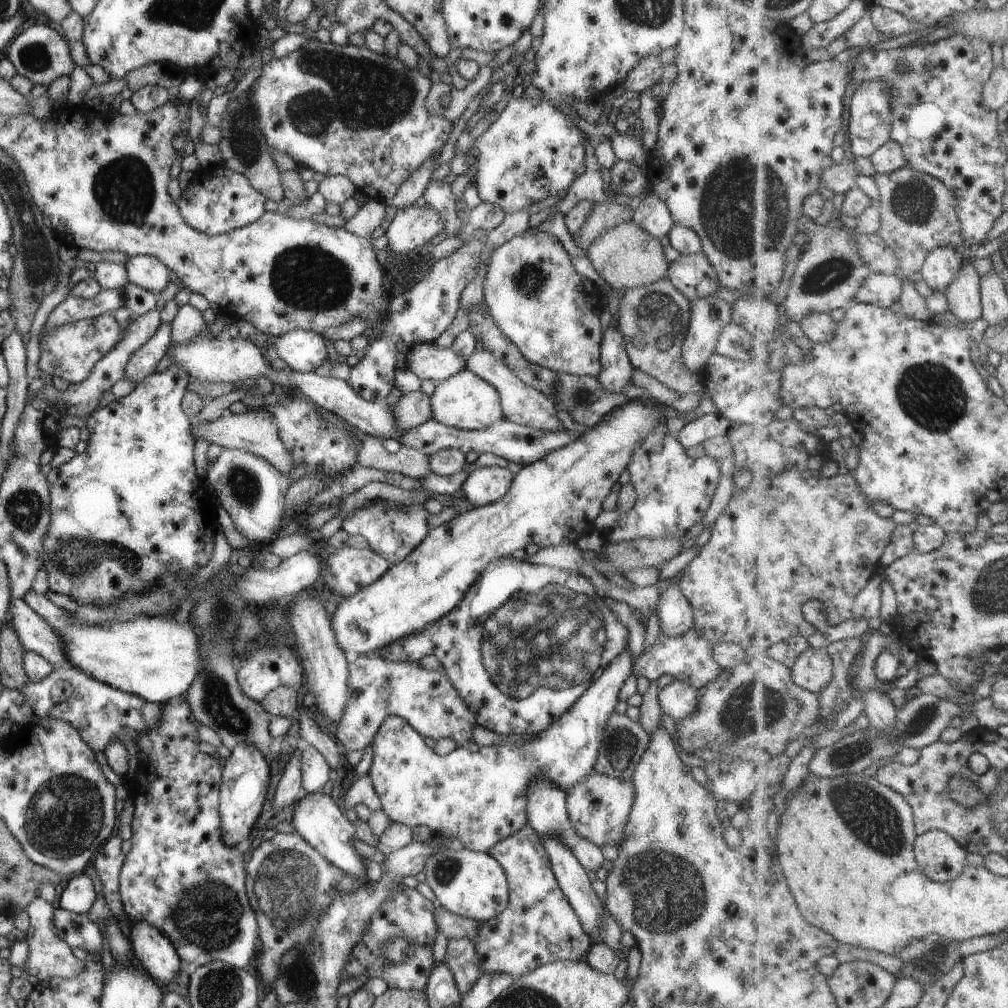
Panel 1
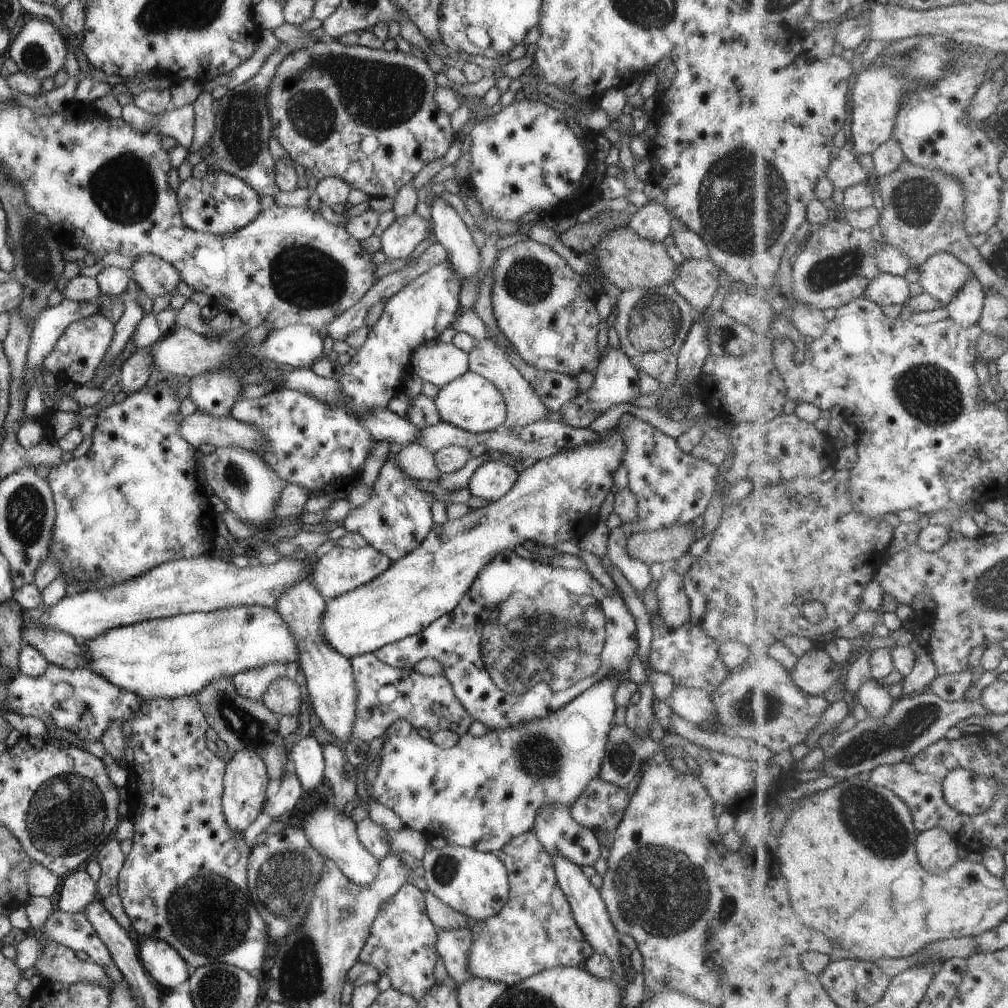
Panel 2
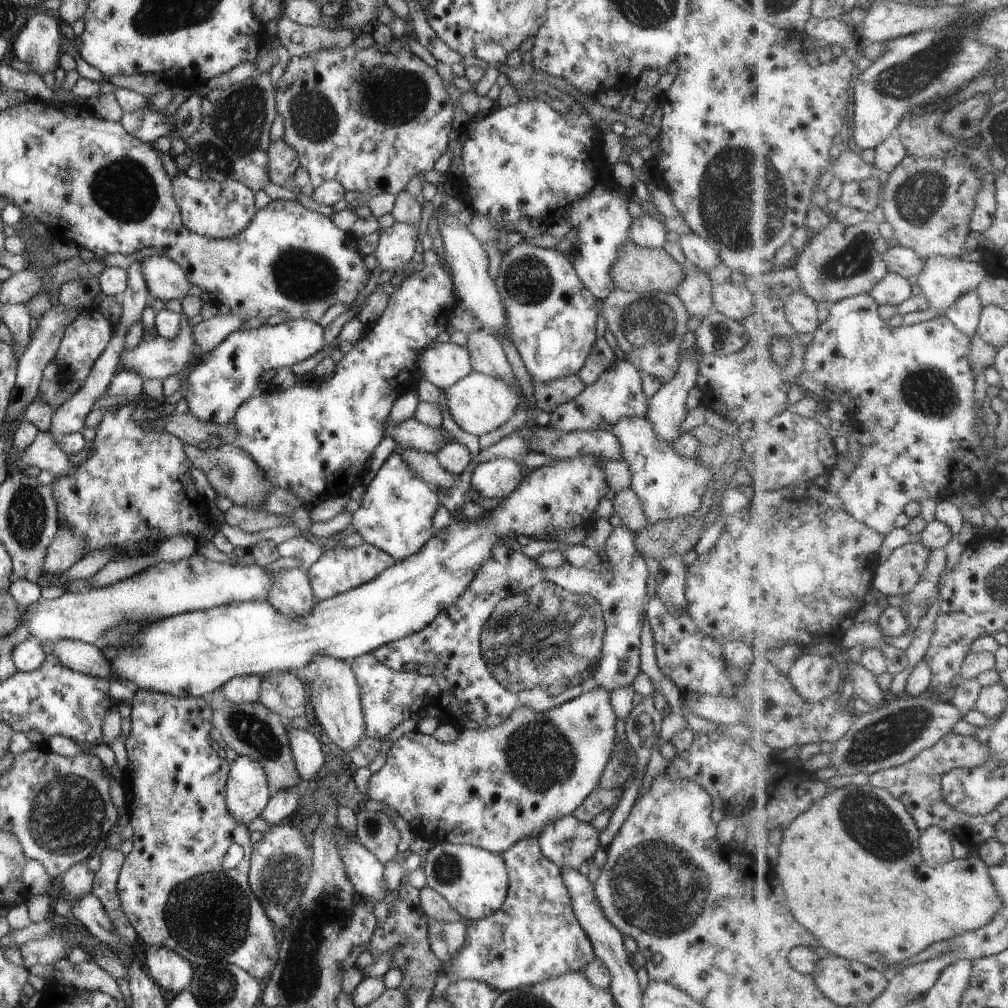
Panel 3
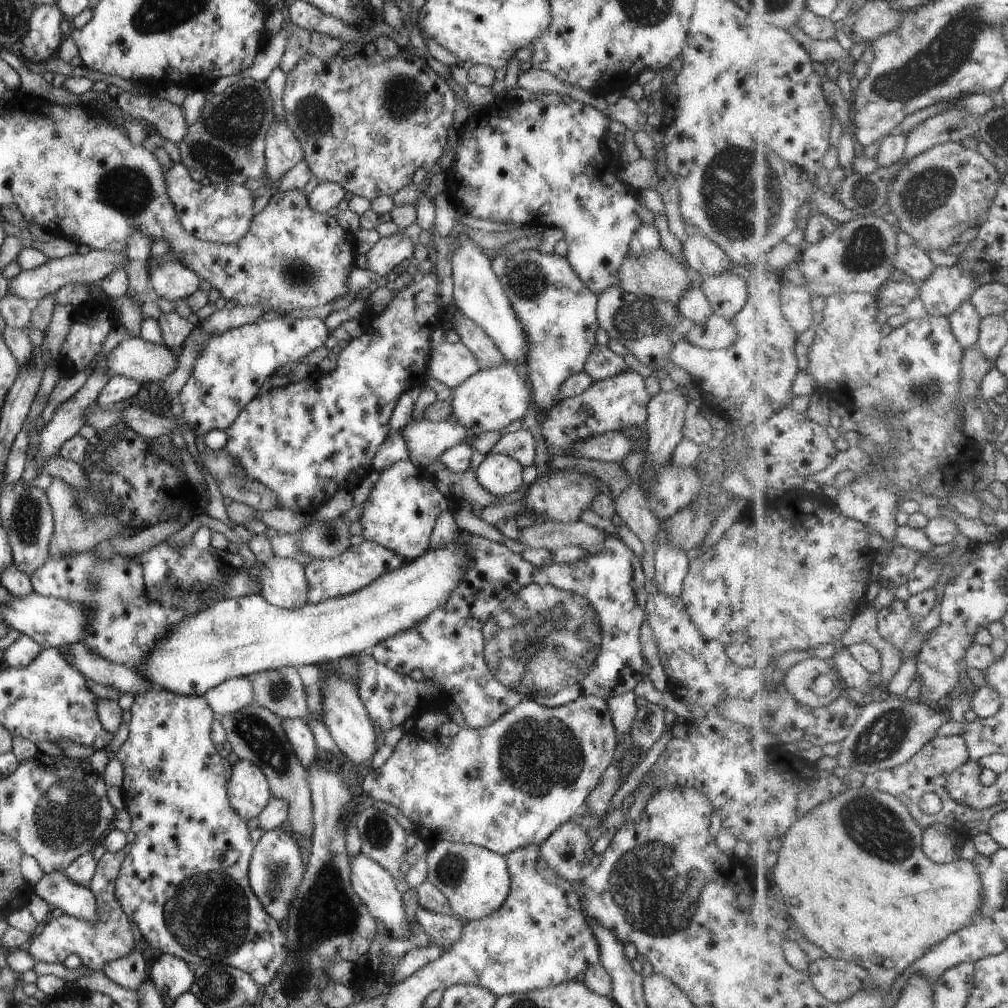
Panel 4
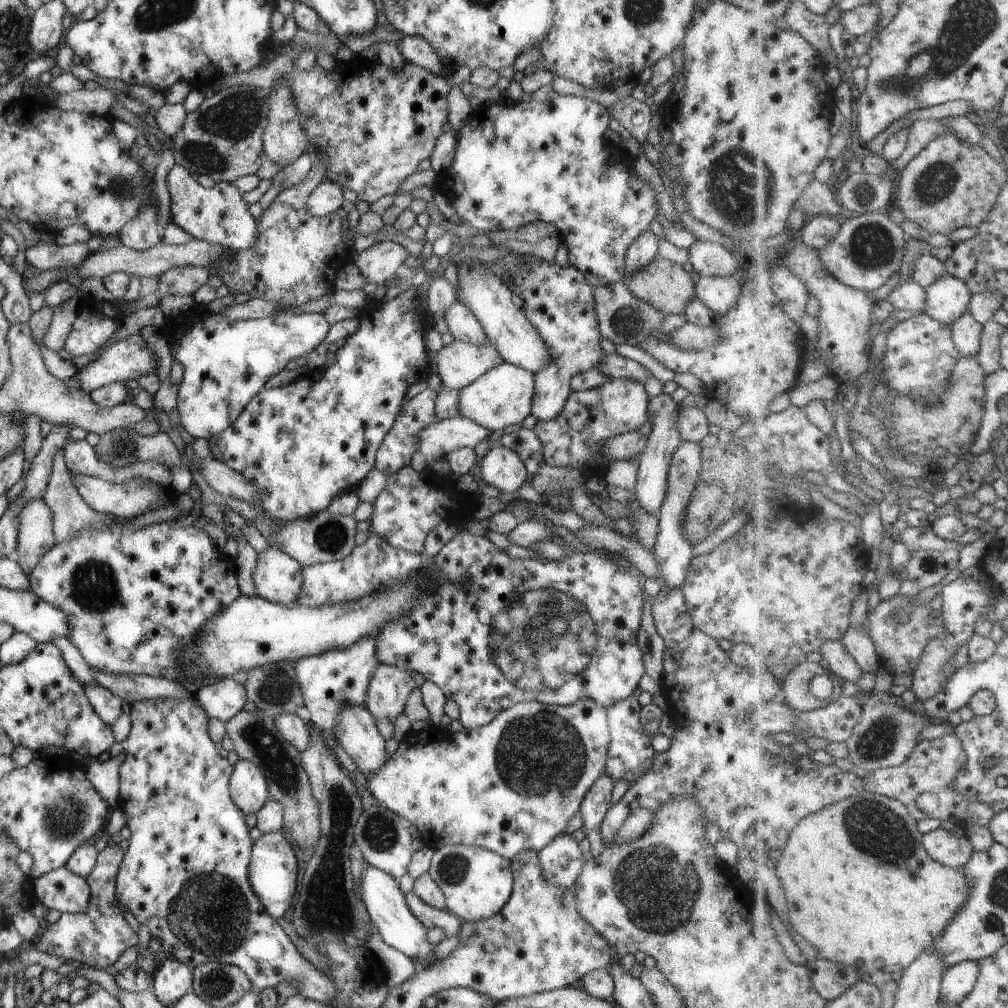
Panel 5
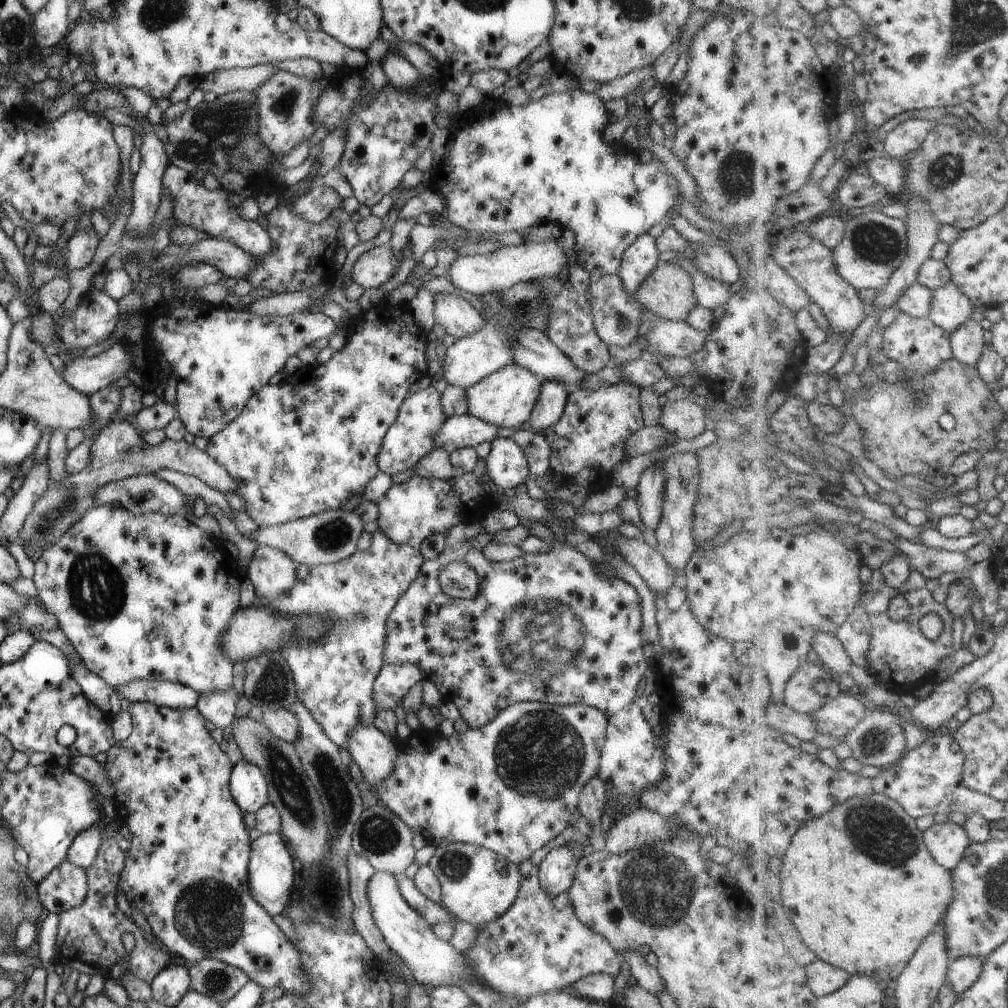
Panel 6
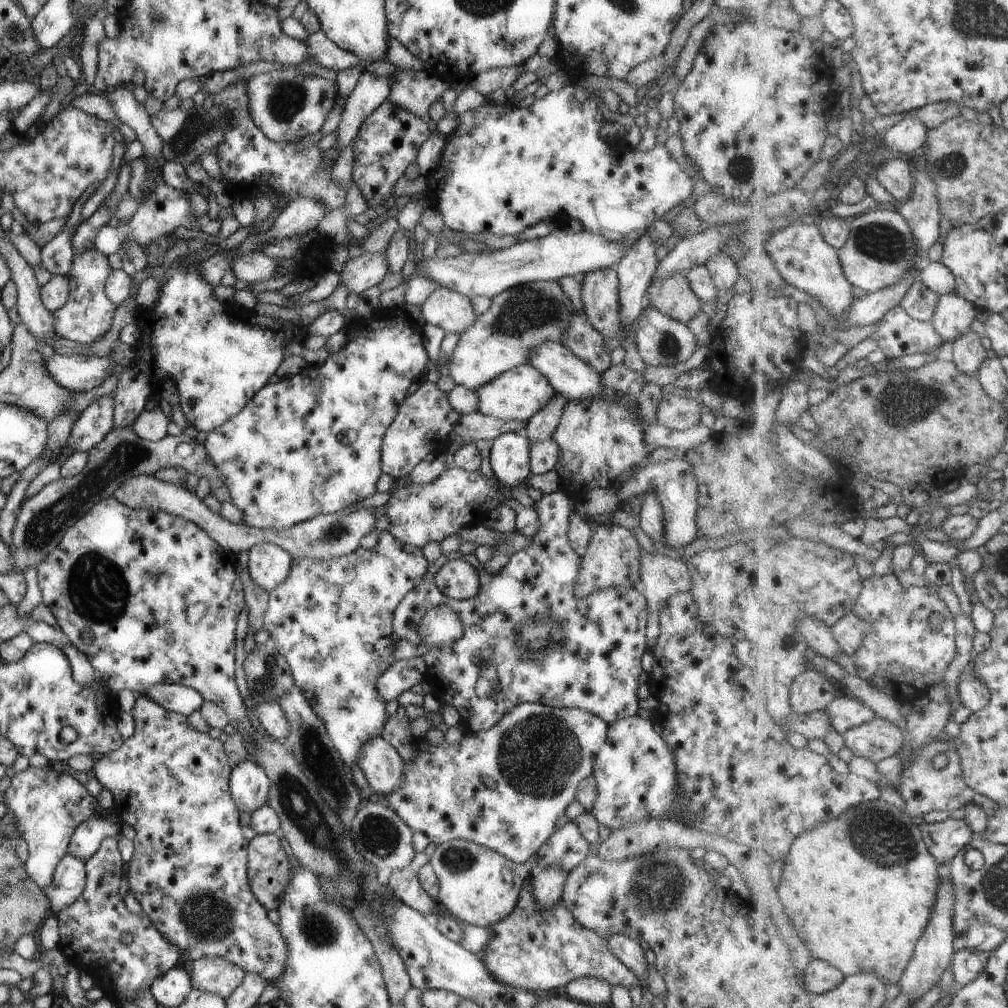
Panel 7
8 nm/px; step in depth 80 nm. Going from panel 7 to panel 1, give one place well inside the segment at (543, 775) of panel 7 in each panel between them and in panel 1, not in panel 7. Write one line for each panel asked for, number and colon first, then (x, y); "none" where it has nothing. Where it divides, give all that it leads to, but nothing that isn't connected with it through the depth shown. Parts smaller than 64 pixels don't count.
1: (476, 794)
2: (482, 792)
3: (490, 787)
4: (509, 783)
5: (510, 786)
6: (510, 786)

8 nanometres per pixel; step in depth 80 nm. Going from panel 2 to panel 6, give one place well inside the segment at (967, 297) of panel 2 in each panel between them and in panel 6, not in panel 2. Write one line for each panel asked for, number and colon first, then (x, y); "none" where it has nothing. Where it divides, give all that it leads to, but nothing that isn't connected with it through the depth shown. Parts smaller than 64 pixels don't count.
3: (965, 313)
4: (965, 320)
5: (967, 332)
6: (969, 341)

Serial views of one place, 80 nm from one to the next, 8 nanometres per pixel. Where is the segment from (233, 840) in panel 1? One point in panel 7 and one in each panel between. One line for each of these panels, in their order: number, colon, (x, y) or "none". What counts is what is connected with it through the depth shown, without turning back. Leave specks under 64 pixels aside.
2: (244, 783)
3: (247, 792)
4: (247, 789)
5: (248, 790)
6: (247, 786)
7: (248, 784)

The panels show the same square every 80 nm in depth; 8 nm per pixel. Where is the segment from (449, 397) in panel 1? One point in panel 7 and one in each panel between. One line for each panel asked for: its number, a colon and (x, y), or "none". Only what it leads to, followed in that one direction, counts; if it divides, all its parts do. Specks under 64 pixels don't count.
2: (470, 402)
3: (478, 403)
4: (489, 399)
5: (499, 399)
6: (505, 398)
7: (515, 394)

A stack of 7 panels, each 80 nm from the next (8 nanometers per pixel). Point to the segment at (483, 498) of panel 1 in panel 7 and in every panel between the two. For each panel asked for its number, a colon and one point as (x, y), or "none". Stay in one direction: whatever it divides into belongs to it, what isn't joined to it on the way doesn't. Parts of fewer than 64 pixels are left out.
2: (491, 480)
3: (496, 478)
4: (498, 474)
5: (500, 467)
6: (506, 466)
7: (508, 457)

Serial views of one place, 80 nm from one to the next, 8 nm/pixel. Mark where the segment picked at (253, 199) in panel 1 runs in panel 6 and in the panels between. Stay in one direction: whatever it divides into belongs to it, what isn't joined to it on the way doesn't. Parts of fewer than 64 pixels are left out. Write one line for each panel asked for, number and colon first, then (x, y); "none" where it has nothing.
2: (219, 203)
3: (218, 209)
4: (221, 212)
5: (218, 215)
6: (207, 211)

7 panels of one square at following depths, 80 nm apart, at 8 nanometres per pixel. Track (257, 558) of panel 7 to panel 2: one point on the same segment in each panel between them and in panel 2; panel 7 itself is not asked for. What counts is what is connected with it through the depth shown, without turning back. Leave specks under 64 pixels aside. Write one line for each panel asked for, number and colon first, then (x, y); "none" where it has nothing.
2: (328, 674)
3: (291, 594)
4: (282, 581)
5: (277, 578)
6: (270, 571)

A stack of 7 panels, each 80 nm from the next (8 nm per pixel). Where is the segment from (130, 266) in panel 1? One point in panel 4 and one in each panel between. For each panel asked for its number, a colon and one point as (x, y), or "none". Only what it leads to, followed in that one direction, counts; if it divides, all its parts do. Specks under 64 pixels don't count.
2: (155, 277)
3: (164, 279)
4: (171, 280)

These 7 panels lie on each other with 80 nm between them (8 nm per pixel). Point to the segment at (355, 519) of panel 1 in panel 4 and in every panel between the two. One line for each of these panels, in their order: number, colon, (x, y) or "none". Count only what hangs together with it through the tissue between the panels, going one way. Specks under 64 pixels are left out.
2: (395, 519)
3: (395, 514)
4: (400, 510)

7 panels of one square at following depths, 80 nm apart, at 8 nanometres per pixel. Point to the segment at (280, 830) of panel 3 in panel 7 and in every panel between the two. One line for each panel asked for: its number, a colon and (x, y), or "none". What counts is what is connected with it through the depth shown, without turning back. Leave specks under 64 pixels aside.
4: (275, 869)
5: (272, 869)
6: (269, 869)
7: (268, 870)

